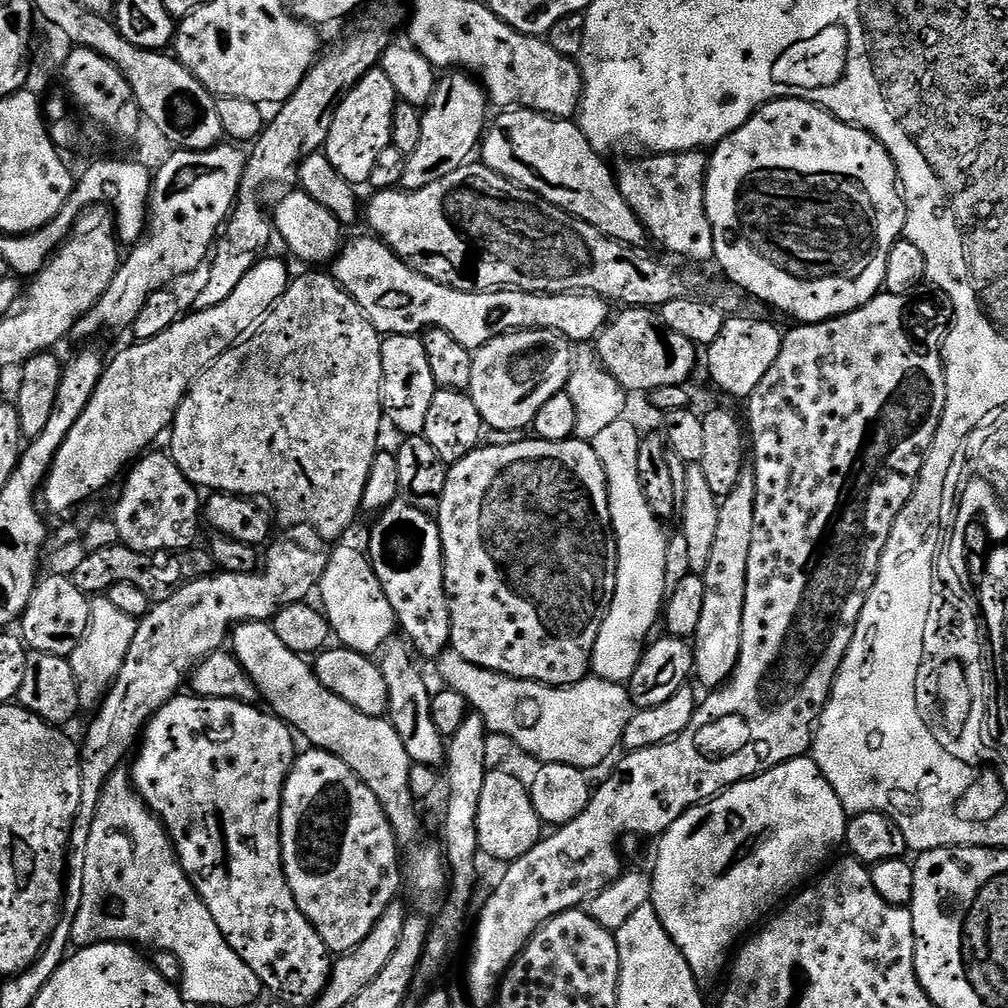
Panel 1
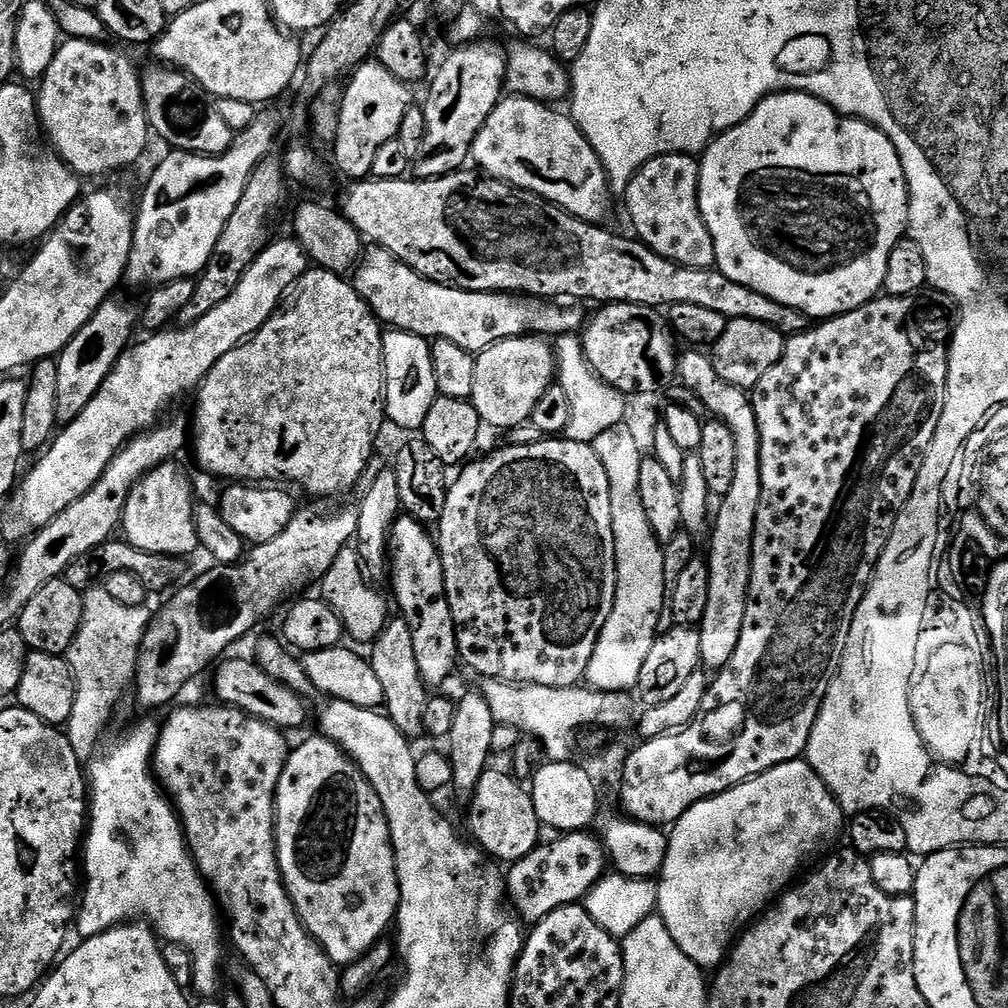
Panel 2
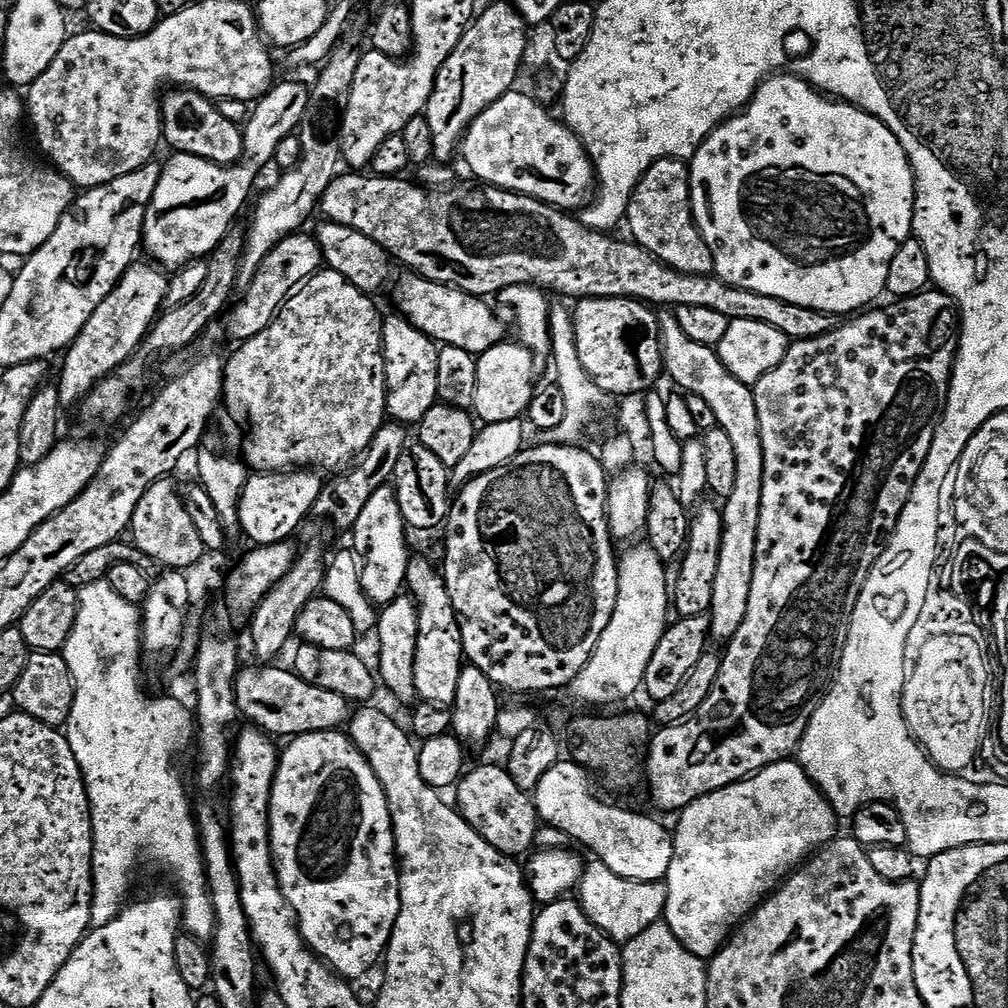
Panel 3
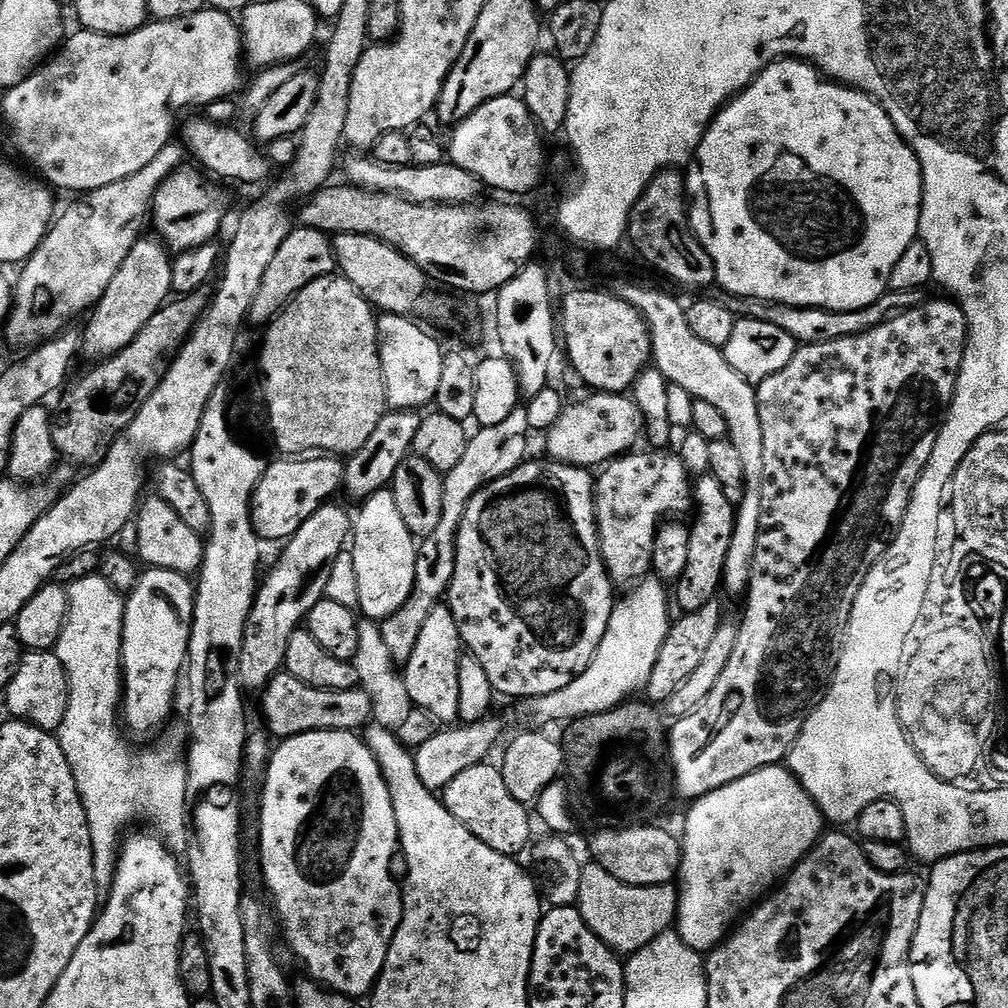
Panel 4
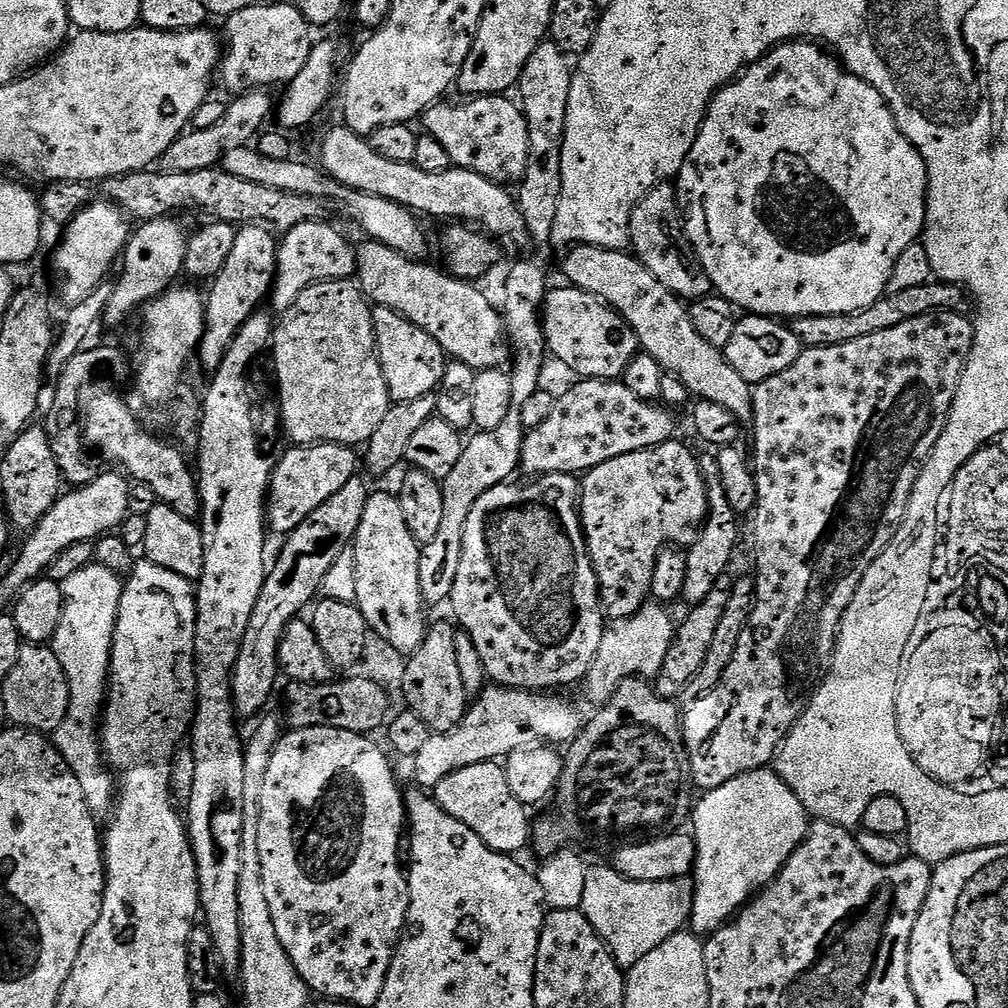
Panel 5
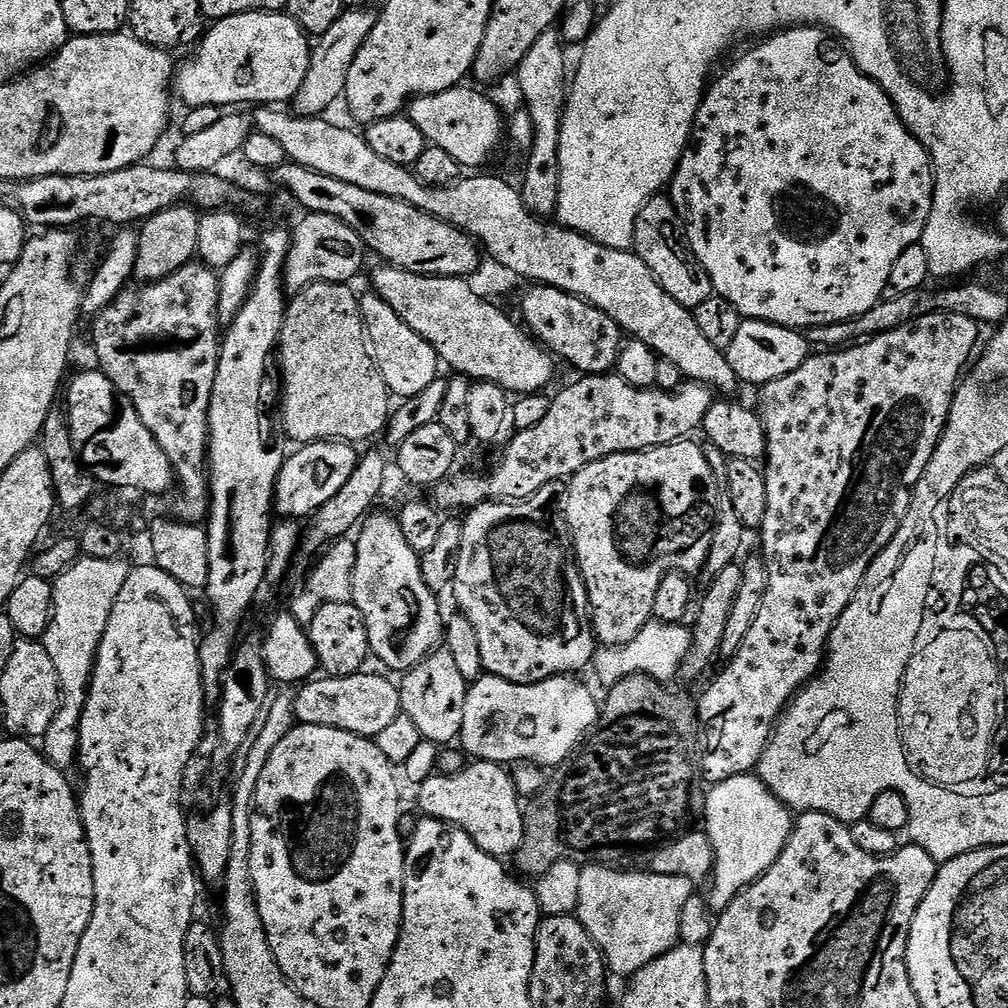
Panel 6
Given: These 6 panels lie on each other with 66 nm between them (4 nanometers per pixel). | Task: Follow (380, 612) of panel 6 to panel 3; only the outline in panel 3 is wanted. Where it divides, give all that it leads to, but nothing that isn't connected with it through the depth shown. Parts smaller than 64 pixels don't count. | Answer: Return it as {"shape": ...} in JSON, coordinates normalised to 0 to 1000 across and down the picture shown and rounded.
{"shape":[[[389,482],[374,486],[367,493],[367,498],[363,498],[359,510],[355,510],[355,518],[347,525],[347,544],[357,557],[359,585],[363,593],[374,601],[385,600],[402,586],[407,555],[404,530],[406,531],[399,514],[399,506],[395,502],[393,486]]]}

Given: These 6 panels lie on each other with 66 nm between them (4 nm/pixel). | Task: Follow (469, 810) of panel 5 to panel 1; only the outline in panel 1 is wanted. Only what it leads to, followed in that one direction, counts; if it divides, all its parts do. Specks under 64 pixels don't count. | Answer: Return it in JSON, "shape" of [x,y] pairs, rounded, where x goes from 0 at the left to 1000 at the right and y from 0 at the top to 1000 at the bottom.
{"shape":[[[504,764],[485,765],[478,779],[478,793],[474,796],[474,835],[481,850],[507,855],[518,851],[518,847],[525,845],[538,832],[538,814],[531,806],[525,779],[500,765]]]}

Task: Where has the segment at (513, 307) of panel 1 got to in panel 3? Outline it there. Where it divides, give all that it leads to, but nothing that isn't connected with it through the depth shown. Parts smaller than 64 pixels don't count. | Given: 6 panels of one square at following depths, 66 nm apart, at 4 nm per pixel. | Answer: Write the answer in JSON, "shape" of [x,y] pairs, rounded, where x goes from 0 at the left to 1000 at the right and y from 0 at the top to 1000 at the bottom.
{"shape":[[[408,268],[400,272],[402,274],[394,280],[393,287],[389,290],[389,298],[393,301],[392,309],[415,327],[419,327],[419,331],[432,337],[434,342],[455,343],[458,347],[475,351],[501,340],[502,324],[496,317],[493,307],[483,297],[423,278]]]}

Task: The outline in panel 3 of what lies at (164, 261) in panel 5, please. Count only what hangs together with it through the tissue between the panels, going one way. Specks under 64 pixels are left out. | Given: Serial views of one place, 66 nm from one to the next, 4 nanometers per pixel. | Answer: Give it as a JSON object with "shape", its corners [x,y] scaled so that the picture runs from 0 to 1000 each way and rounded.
{"shape":[[[136,260],[127,265],[105,300],[89,312],[89,319],[81,323],[81,331],[77,331],[63,350],[63,362],[60,365],[58,384],[60,399],[64,406],[74,406],[98,377],[129,356],[154,321],[165,296],[168,275],[154,261],[146,261]]]}

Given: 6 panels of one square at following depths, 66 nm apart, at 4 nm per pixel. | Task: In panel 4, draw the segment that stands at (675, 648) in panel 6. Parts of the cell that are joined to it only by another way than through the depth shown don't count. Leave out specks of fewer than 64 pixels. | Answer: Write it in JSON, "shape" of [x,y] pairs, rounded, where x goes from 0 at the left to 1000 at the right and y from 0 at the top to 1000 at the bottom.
{"shape":[[[640,573],[620,591],[623,591],[620,595],[610,596],[601,629],[577,670],[550,688],[522,692],[511,699],[513,708],[524,717],[521,719],[540,720],[536,718],[547,714],[566,716],[578,710],[604,706],[642,684],[649,657],[653,657],[653,645],[657,645],[665,622],[665,587],[656,576]]]}

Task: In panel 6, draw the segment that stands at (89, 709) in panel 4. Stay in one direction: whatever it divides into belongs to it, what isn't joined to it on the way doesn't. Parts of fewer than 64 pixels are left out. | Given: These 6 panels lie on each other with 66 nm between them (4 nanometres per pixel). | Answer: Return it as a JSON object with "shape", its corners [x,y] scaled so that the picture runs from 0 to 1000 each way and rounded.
{"shape":[[[81,554],[54,576],[55,606],[52,607],[52,617],[42,632],[44,644],[50,649],[50,653],[54,653],[54,663],[58,665],[60,683],[63,687],[60,704],[50,724],[46,724],[42,732],[42,745],[53,755],[76,753],[79,740],[79,710],[83,707],[99,638],[117,597],[117,589],[121,589],[121,581],[125,581],[129,566],[129,560],[125,557],[123,554]]]}

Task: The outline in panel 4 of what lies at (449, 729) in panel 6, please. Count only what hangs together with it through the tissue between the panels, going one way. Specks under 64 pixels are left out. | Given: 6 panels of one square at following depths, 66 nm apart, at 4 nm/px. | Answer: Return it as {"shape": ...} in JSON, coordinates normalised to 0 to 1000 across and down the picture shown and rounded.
{"shape":[[[435,601],[427,605],[427,611],[419,620],[419,629],[415,629],[415,637],[411,641],[411,649],[407,649],[405,658],[400,660],[399,672],[403,686],[407,688],[410,699],[423,704],[433,715],[440,720],[448,720],[456,714],[454,708],[454,657],[458,650],[454,617],[450,617],[450,609],[442,601]]]}

